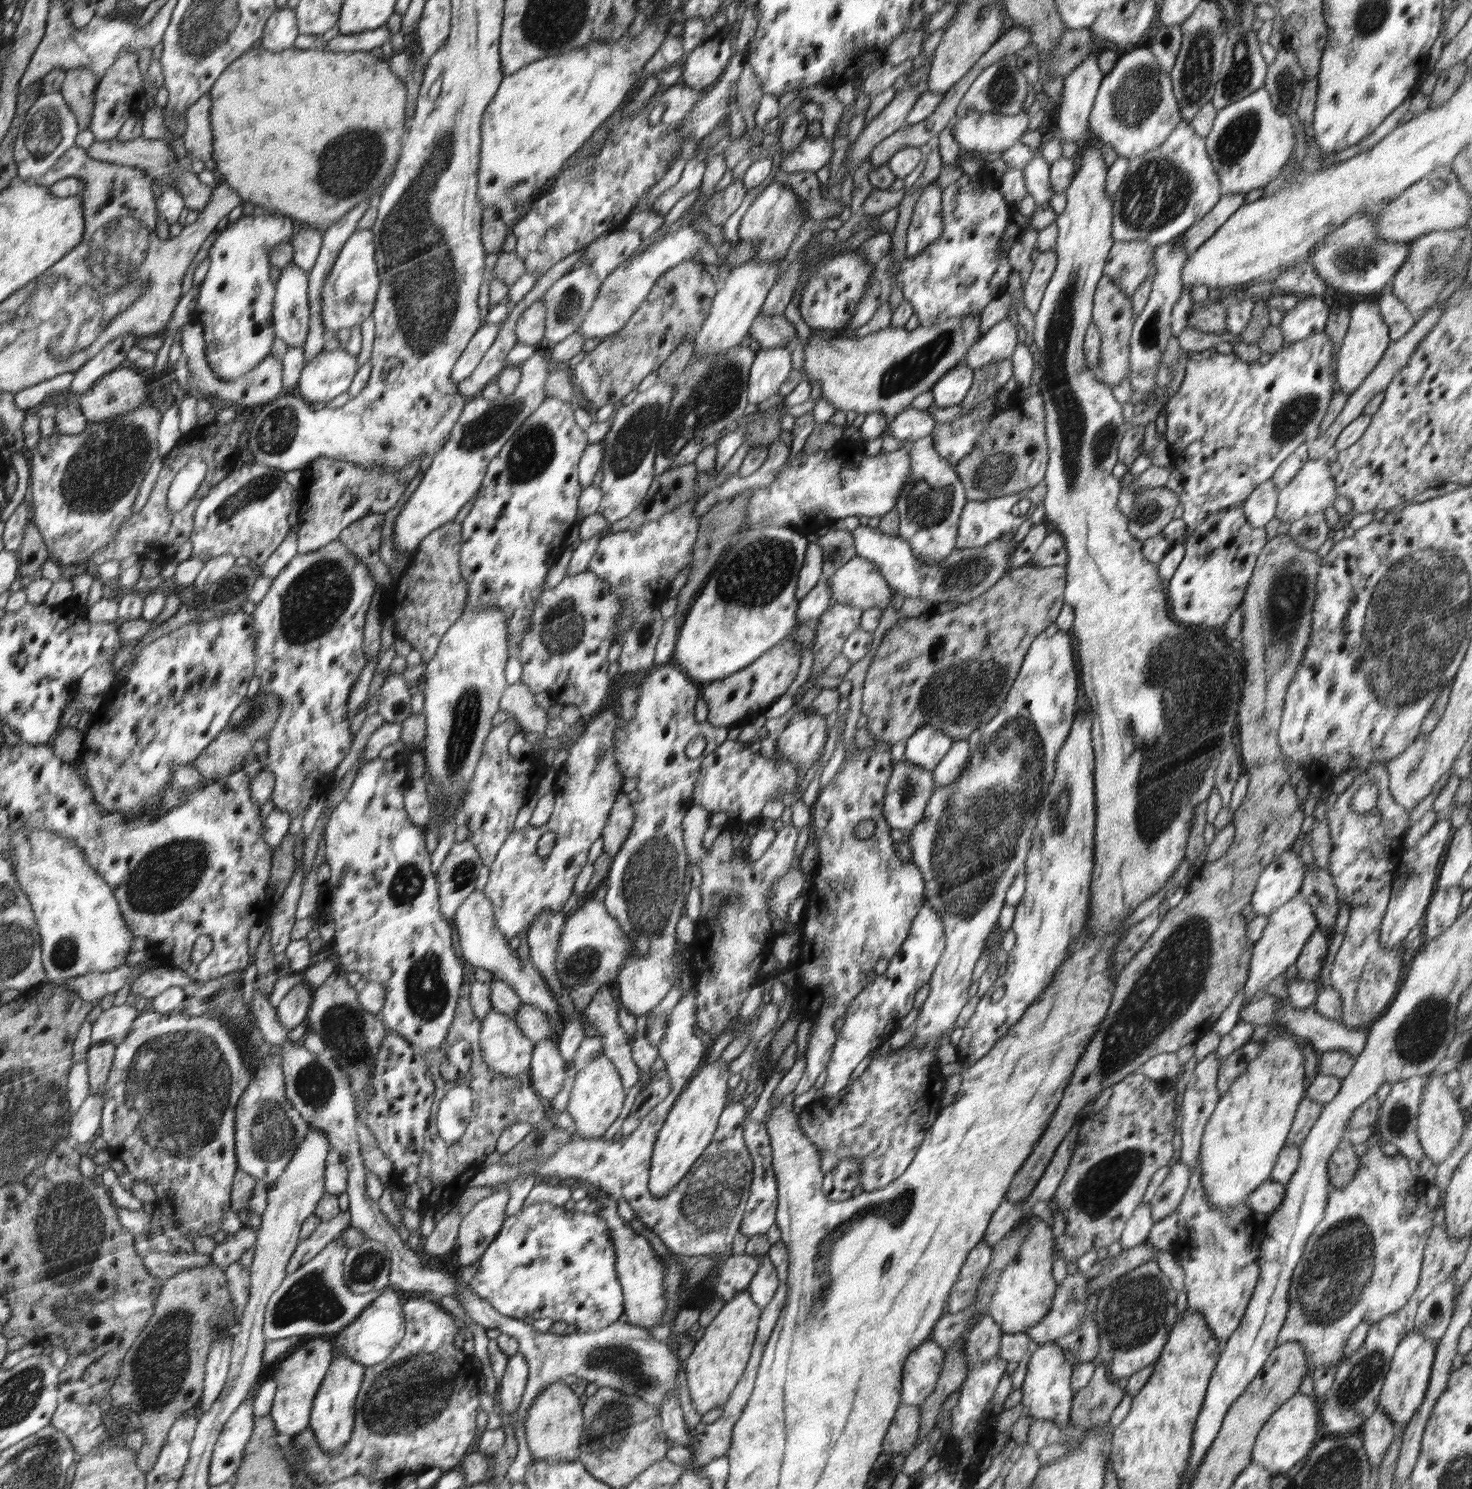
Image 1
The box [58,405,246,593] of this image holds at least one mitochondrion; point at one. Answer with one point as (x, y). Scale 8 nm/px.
(85, 545)

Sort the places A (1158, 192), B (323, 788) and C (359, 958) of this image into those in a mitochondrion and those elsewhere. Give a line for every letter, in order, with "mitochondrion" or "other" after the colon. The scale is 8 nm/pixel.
A: mitochondrion
B: other
C: other

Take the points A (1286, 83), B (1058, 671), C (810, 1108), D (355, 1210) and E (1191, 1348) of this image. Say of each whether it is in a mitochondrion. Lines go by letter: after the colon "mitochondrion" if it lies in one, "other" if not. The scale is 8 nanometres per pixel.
A: mitochondrion
B: other
C: other
D: other
E: other

